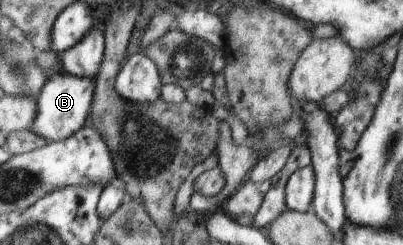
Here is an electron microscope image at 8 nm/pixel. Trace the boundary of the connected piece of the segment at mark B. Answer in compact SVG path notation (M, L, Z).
M60 69L52 70L48 75L49 78L36 96L37 114L31 130L52 143L67 138L84 127L87 114L91 112L96 79L73 76Z

